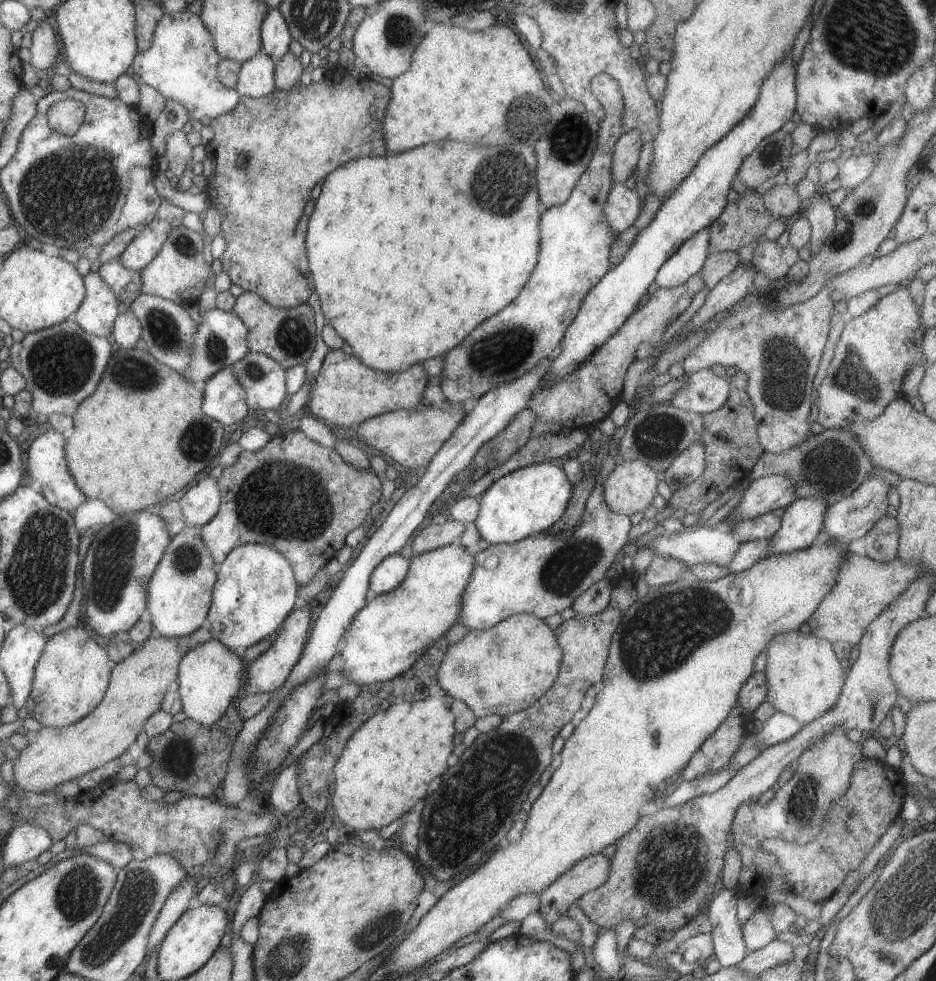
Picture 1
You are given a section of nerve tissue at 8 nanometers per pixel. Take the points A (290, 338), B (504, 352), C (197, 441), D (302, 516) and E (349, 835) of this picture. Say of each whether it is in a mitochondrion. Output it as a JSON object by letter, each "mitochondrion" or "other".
{"A":"mitochondrion","B":"mitochondrion","C":"mitochondrion","D":"mitochondrion","E":"other"}

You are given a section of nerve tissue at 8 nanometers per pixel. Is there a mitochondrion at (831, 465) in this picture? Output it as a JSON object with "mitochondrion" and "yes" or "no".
{"mitochondrion":"yes"}

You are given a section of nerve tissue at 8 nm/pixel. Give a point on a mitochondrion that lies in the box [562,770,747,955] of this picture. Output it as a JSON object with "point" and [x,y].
{"point":[675,865]}

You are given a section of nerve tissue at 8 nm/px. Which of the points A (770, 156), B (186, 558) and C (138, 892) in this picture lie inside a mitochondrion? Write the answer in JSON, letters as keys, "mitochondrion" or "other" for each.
{"A":"other","B":"mitochondrion","C":"mitochondrion"}

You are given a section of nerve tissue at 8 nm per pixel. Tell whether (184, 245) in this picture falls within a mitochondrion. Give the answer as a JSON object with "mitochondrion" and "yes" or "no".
{"mitochondrion":"yes"}

